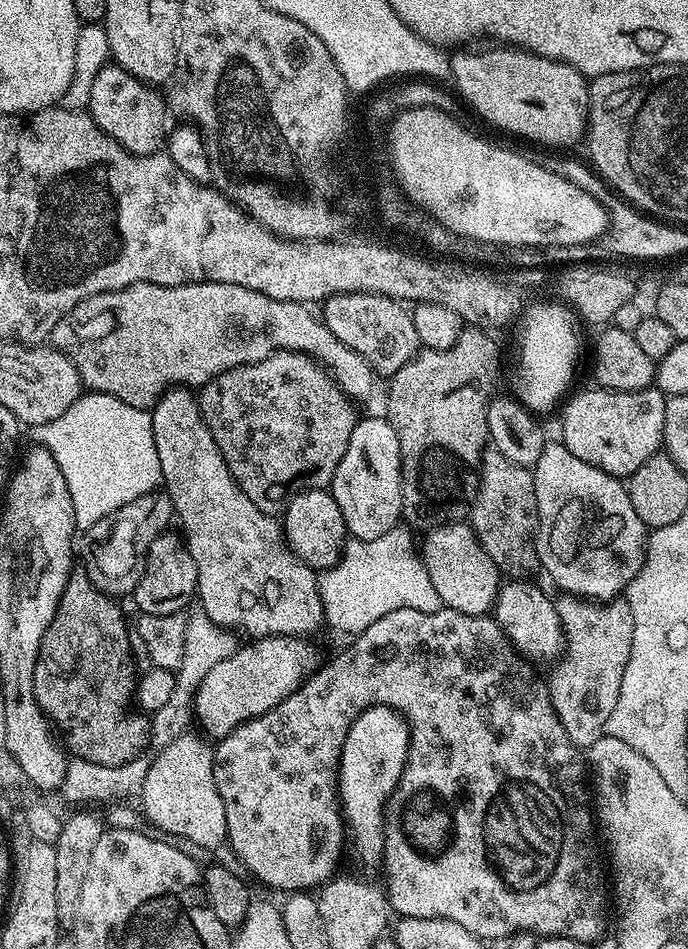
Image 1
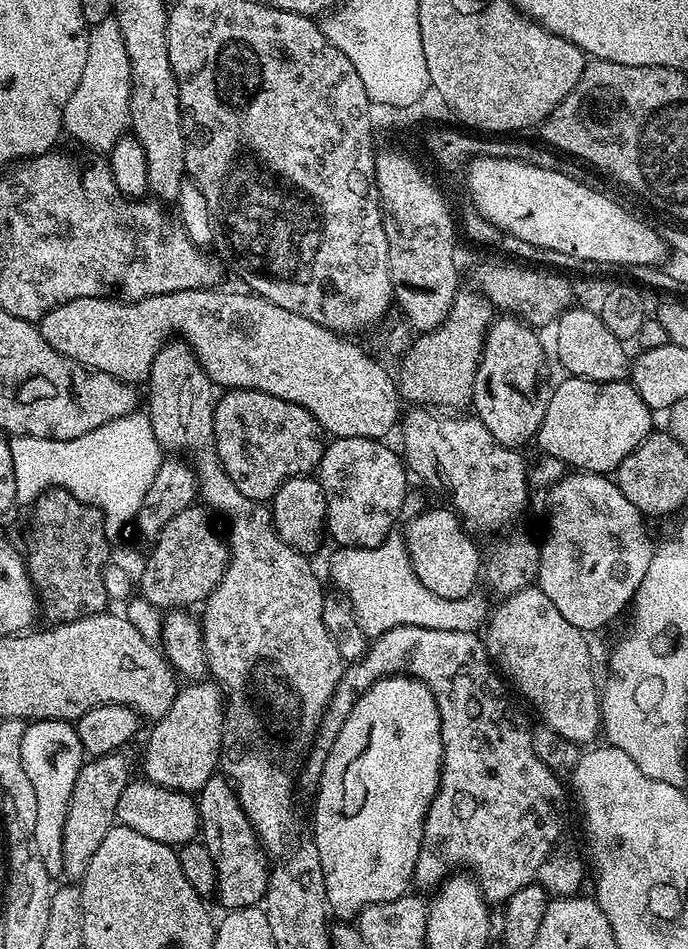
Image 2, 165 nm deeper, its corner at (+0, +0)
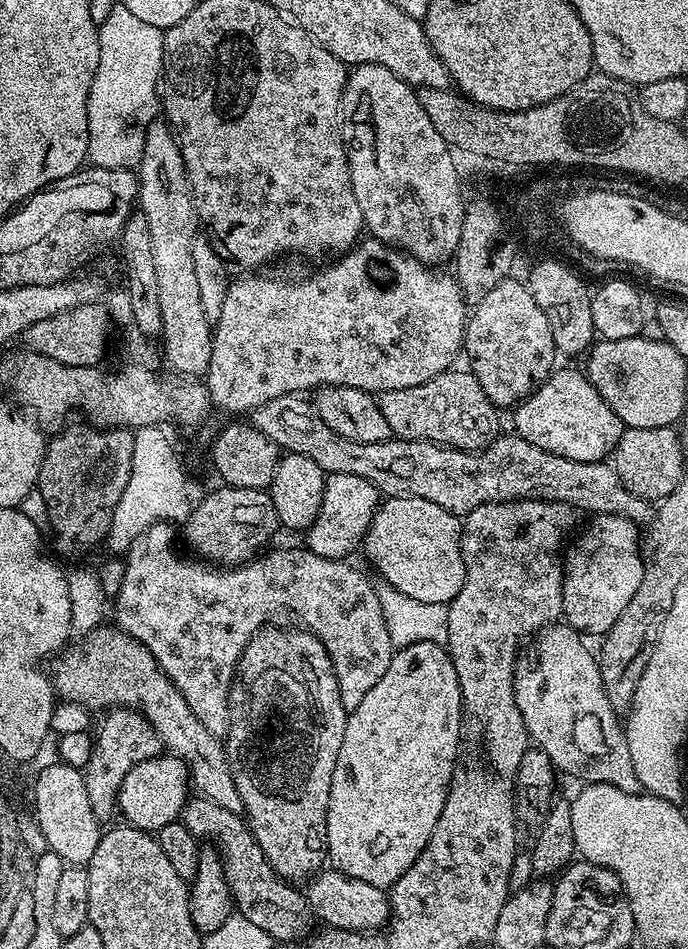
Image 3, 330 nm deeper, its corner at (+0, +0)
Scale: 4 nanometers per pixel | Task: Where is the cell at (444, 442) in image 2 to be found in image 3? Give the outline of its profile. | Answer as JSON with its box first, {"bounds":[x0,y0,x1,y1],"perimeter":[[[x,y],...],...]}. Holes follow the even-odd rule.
{"bounds":[379,370,501,452],"perimeter":[[[449,370],[422,382],[422,386],[406,386],[406,390],[379,393],[382,418],[390,422],[393,437],[402,440],[429,440],[460,448],[464,452],[479,452],[492,443],[501,431],[498,409],[486,398],[486,390],[471,370]]]}

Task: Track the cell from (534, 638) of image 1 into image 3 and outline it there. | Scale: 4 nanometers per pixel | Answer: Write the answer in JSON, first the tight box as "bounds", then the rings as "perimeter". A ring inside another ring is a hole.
{"bounds":[515,624,643,793],"perimeter":[[[567,624],[549,625],[537,639],[537,661],[528,666],[521,665],[515,676],[515,701],[526,722],[529,739],[546,753],[561,773],[580,778],[583,783],[608,783],[624,793],[641,793],[643,786],[635,773],[631,741],[606,696],[595,653],[586,648],[581,633]]]}

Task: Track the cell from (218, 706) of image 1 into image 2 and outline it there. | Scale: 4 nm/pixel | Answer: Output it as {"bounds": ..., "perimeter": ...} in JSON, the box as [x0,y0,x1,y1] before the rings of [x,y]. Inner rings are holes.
{"bounds":[143,682,224,794],"perimeter":[[[188,682],[177,691],[174,698],[174,706],[151,725],[152,733],[144,744],[144,772],[143,774],[158,787],[170,788],[174,791],[196,794],[199,793],[206,782],[210,782],[212,776],[217,775],[220,768],[220,747],[222,746],[222,734],[224,733],[224,693],[219,684],[207,682]]]}

